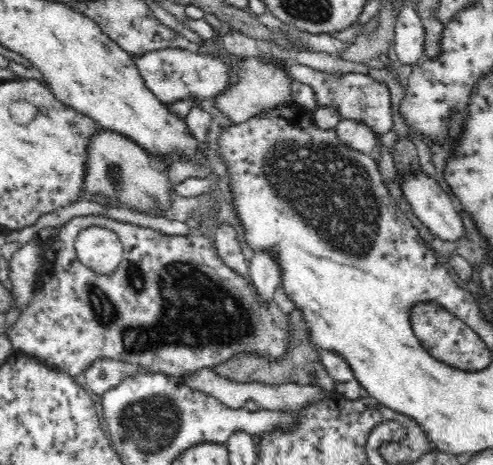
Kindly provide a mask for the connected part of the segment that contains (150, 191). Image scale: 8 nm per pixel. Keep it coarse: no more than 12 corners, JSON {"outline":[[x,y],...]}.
{"outline":[[98,127],[82,194],[148,213],[170,204],[167,173],[136,141]]}

